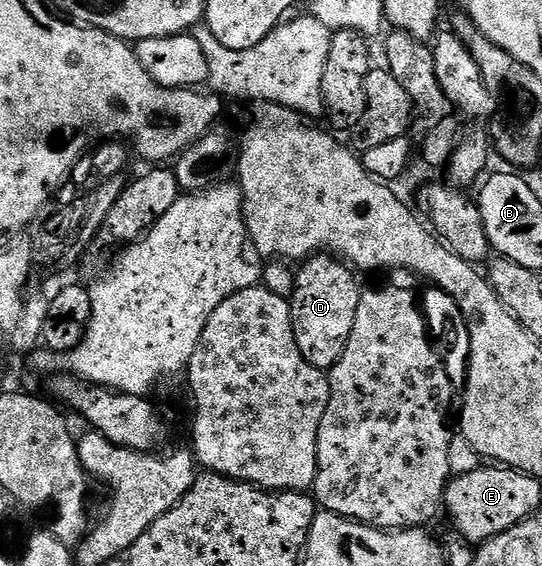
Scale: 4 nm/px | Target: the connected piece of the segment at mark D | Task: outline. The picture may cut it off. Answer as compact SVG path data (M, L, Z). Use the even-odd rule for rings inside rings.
M328 254L310 256L299 265L294 294L290 297L294 342L298 342L298 350L302 350L302 358L310 366L331 370L342 358L346 342L350 342L362 291L361 285L356 285L355 275L349 265Z

